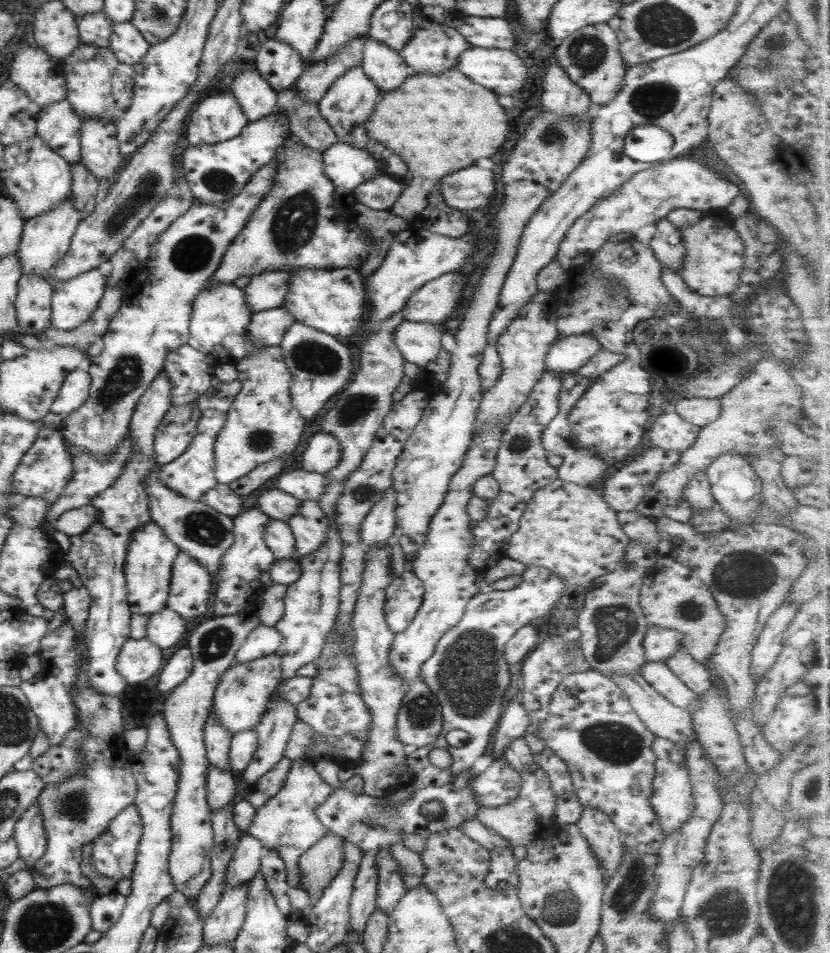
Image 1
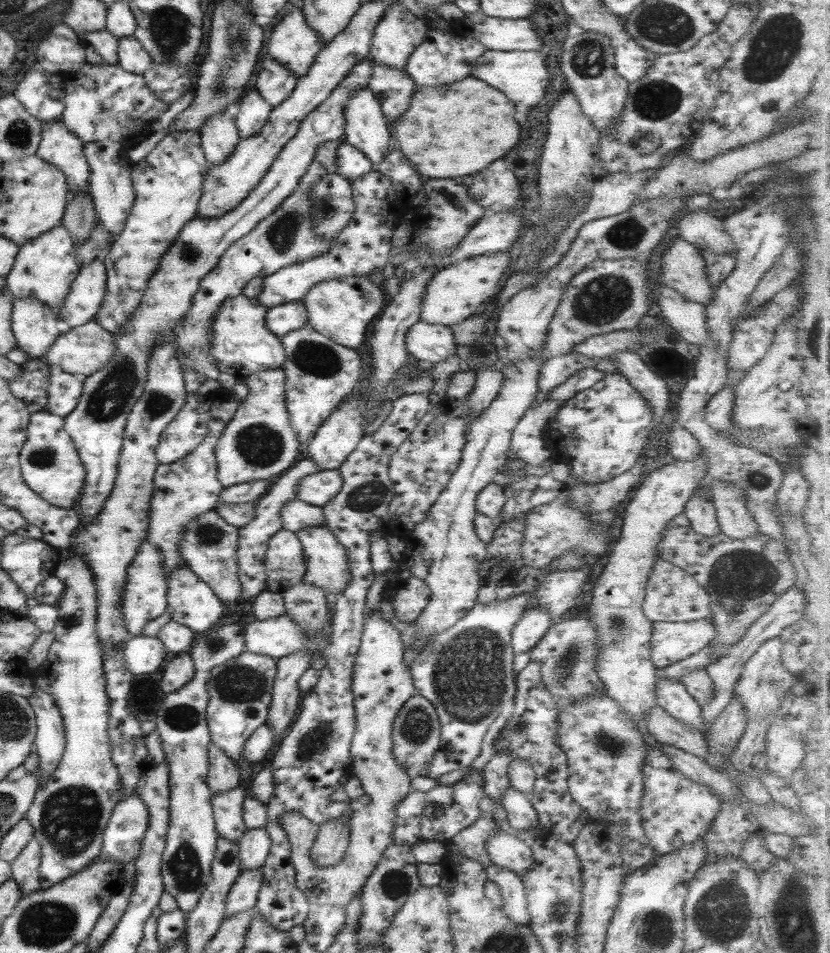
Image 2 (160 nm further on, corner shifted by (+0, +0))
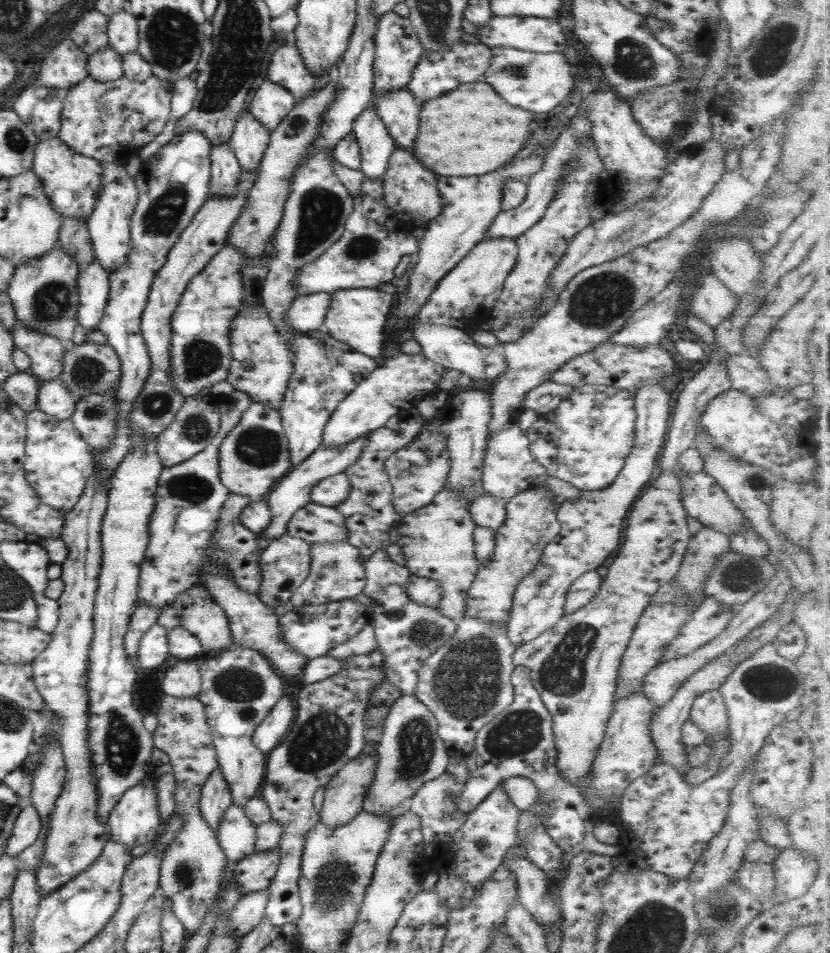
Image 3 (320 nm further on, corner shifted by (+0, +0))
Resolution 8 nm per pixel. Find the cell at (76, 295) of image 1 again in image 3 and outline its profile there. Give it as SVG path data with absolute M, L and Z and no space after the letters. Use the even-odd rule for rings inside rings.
M94 258L76 279L78 325L93 330L103 317L109 296L108 272Z

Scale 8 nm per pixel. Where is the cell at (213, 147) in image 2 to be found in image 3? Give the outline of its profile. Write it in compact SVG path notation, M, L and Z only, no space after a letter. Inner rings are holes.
M220 142L210 147L210 181L208 182L209 194L222 194L228 196L236 189L240 181L241 167L226 143Z

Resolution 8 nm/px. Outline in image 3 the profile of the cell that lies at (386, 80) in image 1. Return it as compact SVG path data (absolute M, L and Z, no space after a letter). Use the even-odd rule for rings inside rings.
M403 87L373 96L371 102L397 147L411 152L418 131L420 109L420 104L414 100L413 95Z

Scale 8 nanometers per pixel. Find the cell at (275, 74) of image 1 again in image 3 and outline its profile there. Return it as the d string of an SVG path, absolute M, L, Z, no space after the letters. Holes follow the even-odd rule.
M265 79L253 94L246 111L270 132L292 109L294 103L294 98L287 90Z

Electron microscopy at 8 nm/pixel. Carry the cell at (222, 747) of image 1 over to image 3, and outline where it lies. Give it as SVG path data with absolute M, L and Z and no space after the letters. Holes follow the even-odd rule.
M215 768L204 782L199 794L199 812L209 829L217 834L219 819L225 809L231 805L231 795L227 782L221 777L219 768Z

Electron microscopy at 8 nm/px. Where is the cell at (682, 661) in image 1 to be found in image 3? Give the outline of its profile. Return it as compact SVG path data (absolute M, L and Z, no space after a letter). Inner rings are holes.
M718 689L702 692L692 702L688 720L706 734L707 738L722 734L727 726L726 708Z

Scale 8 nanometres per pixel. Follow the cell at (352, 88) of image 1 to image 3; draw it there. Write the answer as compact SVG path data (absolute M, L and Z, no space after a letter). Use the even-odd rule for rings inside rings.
M368 106L353 121L351 134L359 147L359 170L367 178L382 178L389 155L397 148L394 140L387 134L385 125L377 116L375 109Z

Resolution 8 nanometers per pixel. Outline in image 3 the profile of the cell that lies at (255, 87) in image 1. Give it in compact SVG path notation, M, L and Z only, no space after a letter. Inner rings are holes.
M247 111L238 115L226 143L235 155L241 170L258 167L263 151L268 145L268 136L269 130Z

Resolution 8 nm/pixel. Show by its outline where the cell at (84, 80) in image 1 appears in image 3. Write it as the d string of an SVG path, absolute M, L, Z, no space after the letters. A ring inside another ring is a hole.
M123 75L117 80L97 82L87 76L77 85L65 91L63 95L57 137L73 152L87 158L93 158L98 162L115 162L115 160L135 156L138 149L151 142L164 127L170 113L171 94L172 82L155 78L153 75L143 82L127 79Z

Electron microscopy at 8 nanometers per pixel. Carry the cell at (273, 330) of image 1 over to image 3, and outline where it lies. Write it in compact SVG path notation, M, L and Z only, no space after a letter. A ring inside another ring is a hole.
M307 293L297 296L283 315L285 326L305 334L308 331L321 329L329 305L329 294Z

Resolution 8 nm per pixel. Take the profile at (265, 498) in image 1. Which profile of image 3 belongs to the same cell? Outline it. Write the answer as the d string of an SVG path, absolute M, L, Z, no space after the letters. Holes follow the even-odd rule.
M309 501L287 521L286 533L309 545L311 542L345 541L347 529L341 513L335 507Z

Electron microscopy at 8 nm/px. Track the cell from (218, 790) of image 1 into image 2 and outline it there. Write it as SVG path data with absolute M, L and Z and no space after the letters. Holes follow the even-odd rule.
M237 786L231 791L211 795L209 800L216 834L227 841L233 841L235 844L247 830L241 822L241 804L244 799L243 788Z

